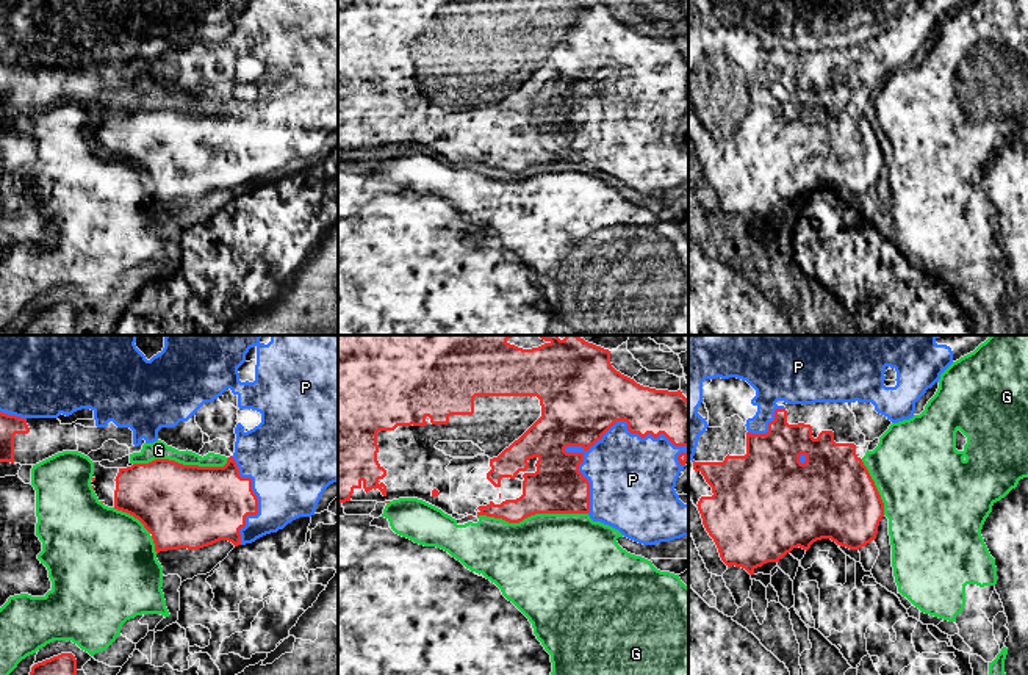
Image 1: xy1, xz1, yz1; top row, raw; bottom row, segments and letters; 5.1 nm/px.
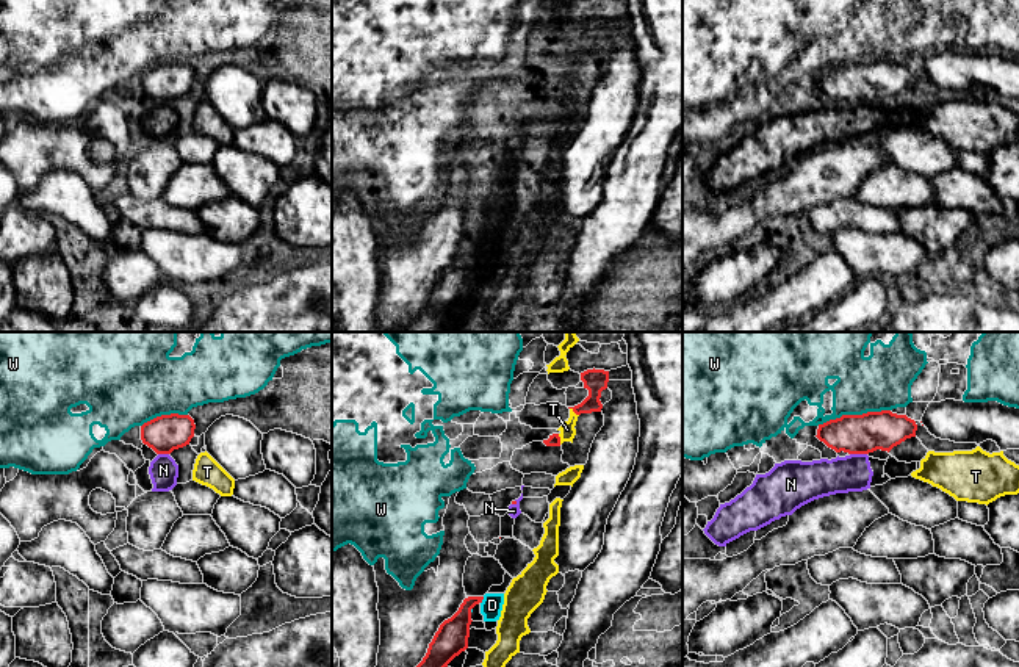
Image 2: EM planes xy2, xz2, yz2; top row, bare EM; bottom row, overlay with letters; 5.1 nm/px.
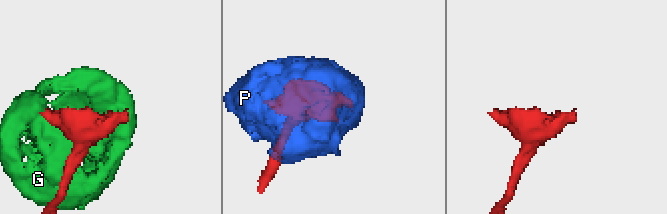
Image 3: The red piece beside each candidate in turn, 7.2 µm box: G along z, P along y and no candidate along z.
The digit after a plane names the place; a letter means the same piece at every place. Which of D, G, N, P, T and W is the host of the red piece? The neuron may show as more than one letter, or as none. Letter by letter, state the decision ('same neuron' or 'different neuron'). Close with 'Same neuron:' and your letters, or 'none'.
D: different neuron
G: different neuron
N: different neuron
P: same neuron
T: different neuron
W: different neuron
Same neuron: P

